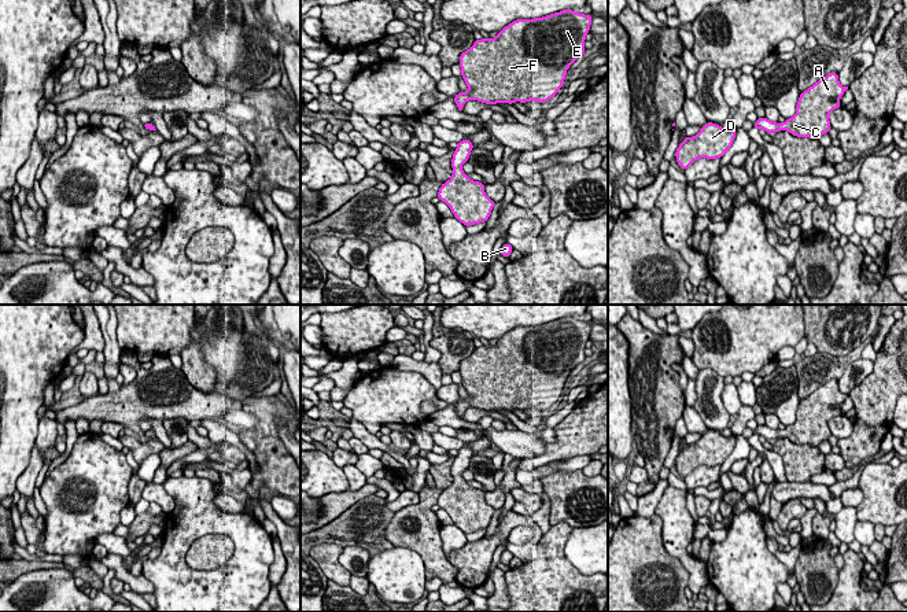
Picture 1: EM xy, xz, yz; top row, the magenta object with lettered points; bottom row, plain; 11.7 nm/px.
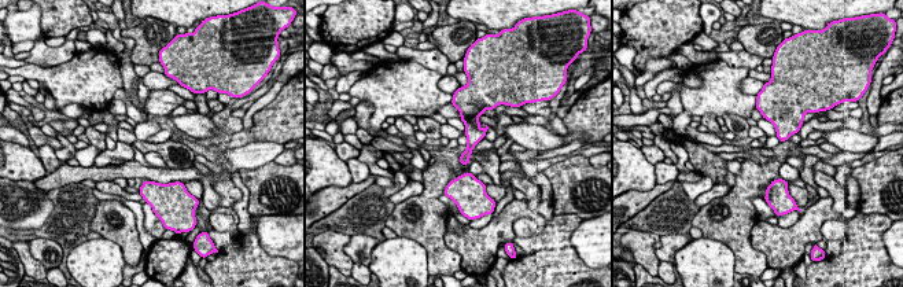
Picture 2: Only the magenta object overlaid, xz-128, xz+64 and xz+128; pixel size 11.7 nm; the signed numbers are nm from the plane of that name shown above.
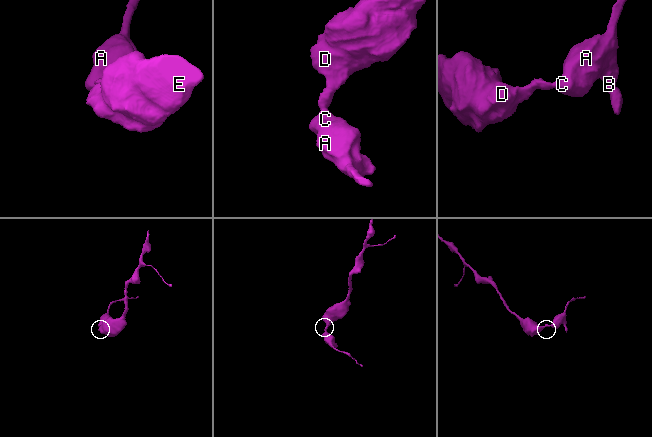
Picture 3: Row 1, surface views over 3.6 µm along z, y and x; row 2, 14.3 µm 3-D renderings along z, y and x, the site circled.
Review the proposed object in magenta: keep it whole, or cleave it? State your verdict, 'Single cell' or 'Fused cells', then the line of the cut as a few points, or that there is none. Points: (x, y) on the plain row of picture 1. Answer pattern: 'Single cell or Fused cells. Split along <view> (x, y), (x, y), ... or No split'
Single cell. No split

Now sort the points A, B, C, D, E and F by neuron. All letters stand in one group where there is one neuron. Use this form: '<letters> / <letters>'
A B C D E F

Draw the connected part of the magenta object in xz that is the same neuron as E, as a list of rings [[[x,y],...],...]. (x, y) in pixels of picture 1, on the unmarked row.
[[[567,316],[542,325],[516,327],[499,338],[495,346],[475,347],[473,353],[460,362],[461,384],[469,397],[453,403],[458,417],[461,419],[468,408],[486,412],[550,408],[563,394],[569,373],[586,358],[585,347],[590,339],[591,324],[591,321],[585,322]]]

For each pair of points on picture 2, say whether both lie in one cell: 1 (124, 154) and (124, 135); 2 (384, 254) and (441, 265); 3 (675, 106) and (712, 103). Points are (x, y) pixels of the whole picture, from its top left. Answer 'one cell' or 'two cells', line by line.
1: two cells
2: two cells
3: two cells

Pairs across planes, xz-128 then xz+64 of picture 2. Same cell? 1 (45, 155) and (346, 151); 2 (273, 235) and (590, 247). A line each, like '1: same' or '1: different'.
1: different
2: same

